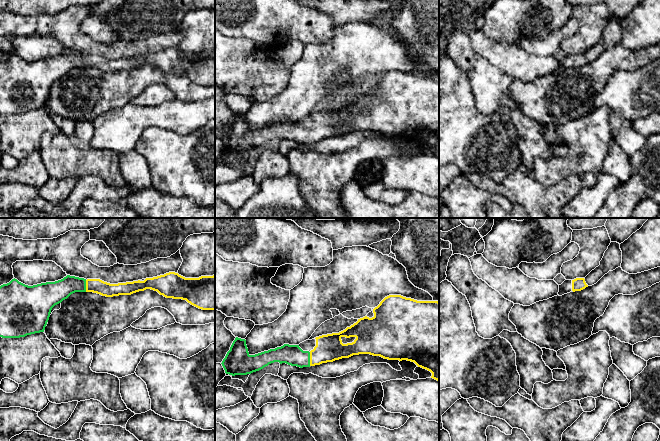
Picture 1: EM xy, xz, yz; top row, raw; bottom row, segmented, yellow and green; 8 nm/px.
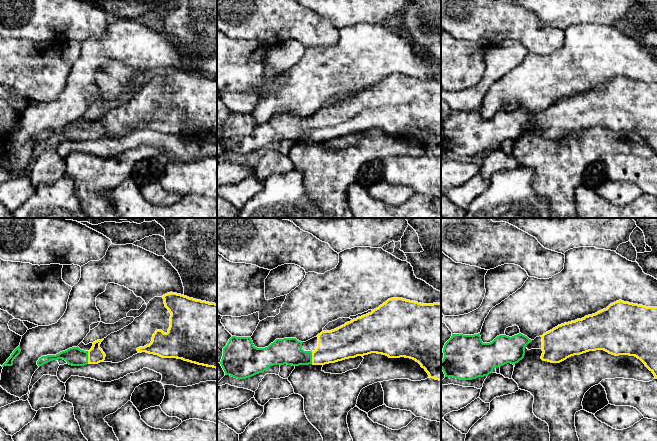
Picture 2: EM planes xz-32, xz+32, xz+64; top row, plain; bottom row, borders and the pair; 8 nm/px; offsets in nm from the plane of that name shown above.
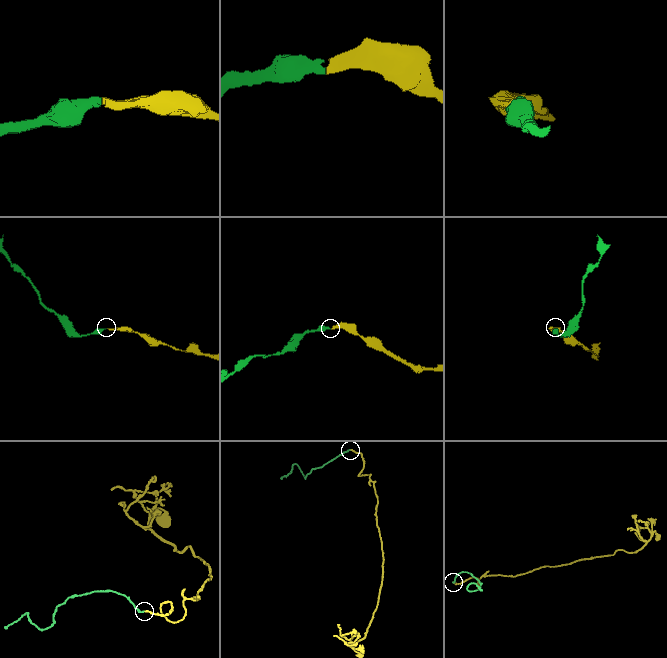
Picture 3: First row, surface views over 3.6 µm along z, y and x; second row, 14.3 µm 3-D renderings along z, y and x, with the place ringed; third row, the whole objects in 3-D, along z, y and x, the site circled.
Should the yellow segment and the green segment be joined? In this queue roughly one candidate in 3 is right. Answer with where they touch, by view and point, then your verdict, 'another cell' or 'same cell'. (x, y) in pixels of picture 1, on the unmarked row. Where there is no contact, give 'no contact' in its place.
xz (310, 135) | same cell

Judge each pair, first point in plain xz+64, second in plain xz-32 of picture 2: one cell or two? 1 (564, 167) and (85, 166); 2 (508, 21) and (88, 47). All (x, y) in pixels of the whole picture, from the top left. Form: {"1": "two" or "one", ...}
{"1": "one", "2": "two"}

